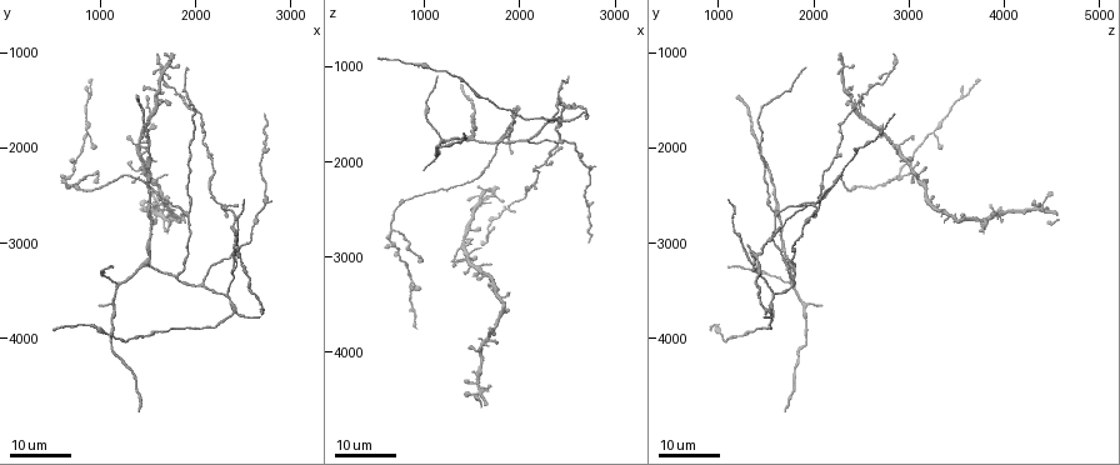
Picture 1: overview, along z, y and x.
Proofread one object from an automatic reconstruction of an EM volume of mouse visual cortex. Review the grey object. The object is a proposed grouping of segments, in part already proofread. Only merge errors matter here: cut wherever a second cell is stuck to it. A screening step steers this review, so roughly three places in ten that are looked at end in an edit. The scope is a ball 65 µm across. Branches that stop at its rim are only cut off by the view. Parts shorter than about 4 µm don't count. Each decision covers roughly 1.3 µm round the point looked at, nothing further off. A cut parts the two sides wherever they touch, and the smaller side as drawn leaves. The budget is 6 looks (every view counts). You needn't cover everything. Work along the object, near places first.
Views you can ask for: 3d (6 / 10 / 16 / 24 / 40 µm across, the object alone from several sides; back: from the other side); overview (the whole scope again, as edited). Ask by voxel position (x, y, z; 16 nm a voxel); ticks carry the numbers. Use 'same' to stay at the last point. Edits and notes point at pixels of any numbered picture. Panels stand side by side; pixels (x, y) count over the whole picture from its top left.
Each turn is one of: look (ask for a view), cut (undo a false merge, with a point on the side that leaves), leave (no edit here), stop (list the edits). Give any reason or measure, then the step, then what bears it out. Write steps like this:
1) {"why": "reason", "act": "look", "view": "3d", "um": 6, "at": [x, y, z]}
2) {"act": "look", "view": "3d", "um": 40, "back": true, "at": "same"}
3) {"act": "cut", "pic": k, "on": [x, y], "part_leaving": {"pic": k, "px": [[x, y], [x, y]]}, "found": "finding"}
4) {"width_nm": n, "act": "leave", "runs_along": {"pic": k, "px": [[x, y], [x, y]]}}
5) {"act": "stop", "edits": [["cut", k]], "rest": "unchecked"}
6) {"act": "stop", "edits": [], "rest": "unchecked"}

{"why": "three arms meet", "act": "look", "view": "3d", "um": 24, "at": [2300, 3540, 1580]}

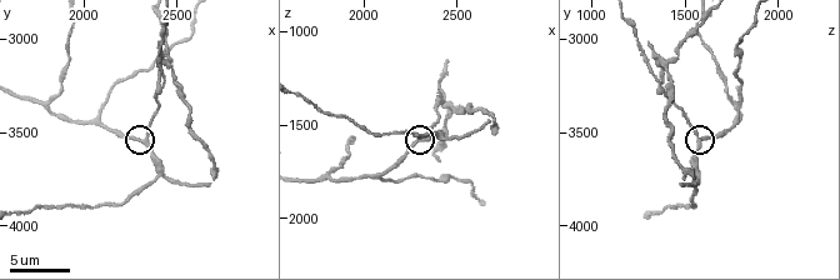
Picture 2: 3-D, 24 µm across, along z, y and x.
{"act": "look", "view": "3d", "um": 10, "at": [2320, 3540, 1580]}

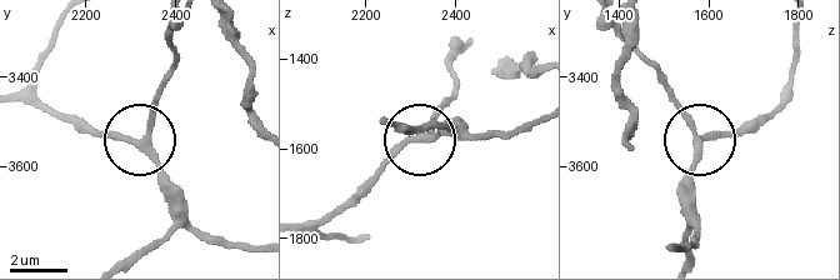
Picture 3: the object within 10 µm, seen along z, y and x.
{"act": "look", "view": "3d", "um": 10, "back": true, "at": [2315, 3550, 1575]}

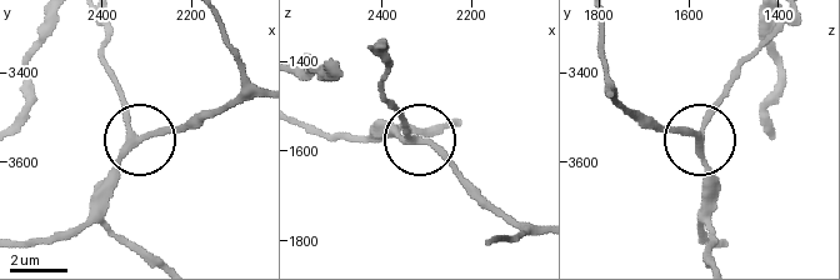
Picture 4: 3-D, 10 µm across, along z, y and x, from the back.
{"width_nm": 220, "act": "leave", "runs_along": {"pic": 4, "px": [[103, 25], [103, 61], [138, 140], [95, 188]]}, "found": "one cell here"}

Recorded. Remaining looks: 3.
{"why": "sudden change in width", "act": "look", "view": "3d", "um": 24, "at": [1000, 3320, 1560]}

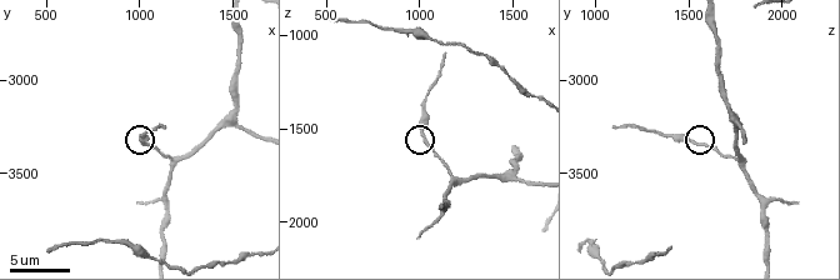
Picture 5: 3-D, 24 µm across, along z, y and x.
{"why": "closer look", "act": "look", "view": "3d", "um": 6, "at": [1020, 3340, 1540]}

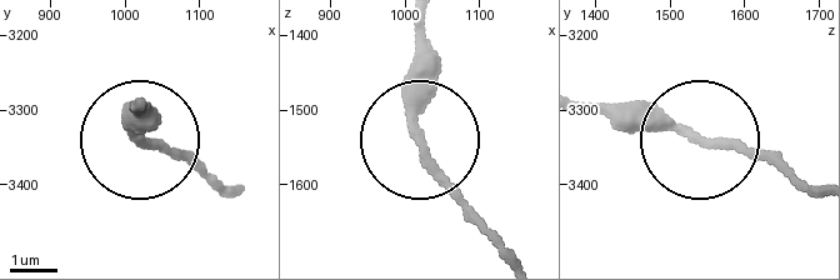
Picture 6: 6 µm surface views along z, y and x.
{"width_nm": 210, "act": "leave", "runs_along": {"pic": 6, "px": [[238, 190], [138, 139], [134, 106]]}, "found": "one cell here"}

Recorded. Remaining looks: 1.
{"act": "stop", "edits": [], "rest": "unchecked"}

